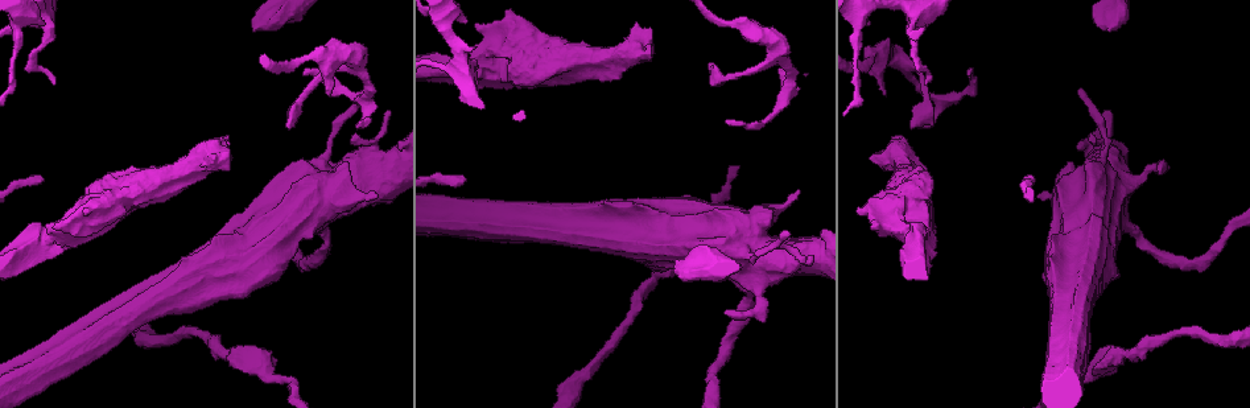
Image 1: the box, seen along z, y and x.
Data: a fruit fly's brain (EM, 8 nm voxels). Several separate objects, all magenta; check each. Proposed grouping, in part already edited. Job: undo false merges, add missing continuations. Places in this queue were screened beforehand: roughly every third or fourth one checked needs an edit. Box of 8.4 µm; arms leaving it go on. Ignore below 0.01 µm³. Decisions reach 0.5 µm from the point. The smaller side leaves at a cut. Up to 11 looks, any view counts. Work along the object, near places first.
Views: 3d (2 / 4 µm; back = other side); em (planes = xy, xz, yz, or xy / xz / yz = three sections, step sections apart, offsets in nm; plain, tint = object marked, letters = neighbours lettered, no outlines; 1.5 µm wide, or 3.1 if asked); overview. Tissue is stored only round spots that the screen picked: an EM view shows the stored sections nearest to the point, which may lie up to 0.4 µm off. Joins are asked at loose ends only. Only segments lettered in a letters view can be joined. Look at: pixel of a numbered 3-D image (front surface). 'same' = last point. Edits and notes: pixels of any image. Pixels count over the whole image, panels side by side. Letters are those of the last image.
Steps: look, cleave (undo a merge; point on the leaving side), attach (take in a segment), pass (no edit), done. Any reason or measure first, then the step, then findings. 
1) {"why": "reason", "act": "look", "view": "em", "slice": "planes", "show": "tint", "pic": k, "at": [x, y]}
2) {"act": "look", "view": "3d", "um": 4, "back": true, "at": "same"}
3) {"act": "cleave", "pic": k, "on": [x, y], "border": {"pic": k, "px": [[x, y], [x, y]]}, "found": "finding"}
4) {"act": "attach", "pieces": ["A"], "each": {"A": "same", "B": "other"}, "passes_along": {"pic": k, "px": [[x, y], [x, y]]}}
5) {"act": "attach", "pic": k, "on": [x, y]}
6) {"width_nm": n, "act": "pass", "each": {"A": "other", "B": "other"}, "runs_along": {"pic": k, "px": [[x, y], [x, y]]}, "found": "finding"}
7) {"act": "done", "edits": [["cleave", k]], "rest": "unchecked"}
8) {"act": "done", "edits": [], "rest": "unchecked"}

{"act": "look", "view": "em", "slice": "planes", "show": "plain", "pic": 1, "at": [355, 136]}

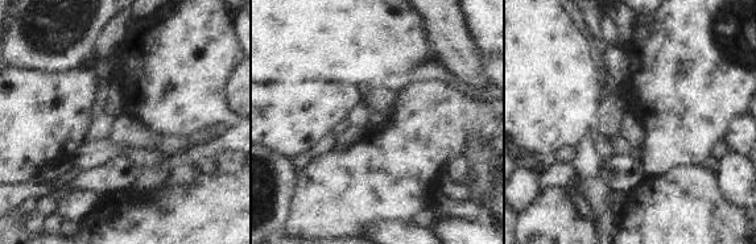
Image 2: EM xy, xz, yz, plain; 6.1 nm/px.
{"act": "look", "view": "em", "slice": "planes", "show": "letters", "at": "same"}

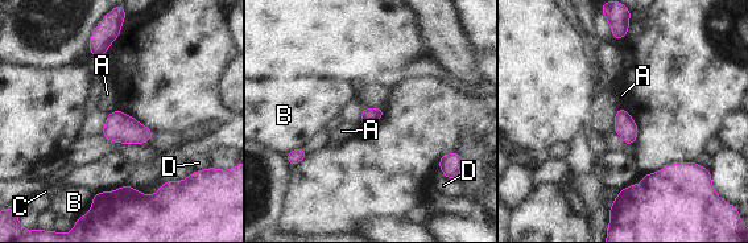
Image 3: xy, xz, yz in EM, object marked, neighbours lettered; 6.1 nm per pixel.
{"act": "pass", "each": {"A": "other", "B": "other", "C": "other", "D": "other"}, "border": {"pic": 3, "px": [[116, 108], [108, 115]]}, "found": "none of them fits"}

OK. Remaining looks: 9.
{"why": "calibre changes", "act": "look", "view": "3d", "um": 2, "pic": 1, "at": [871, 58]}

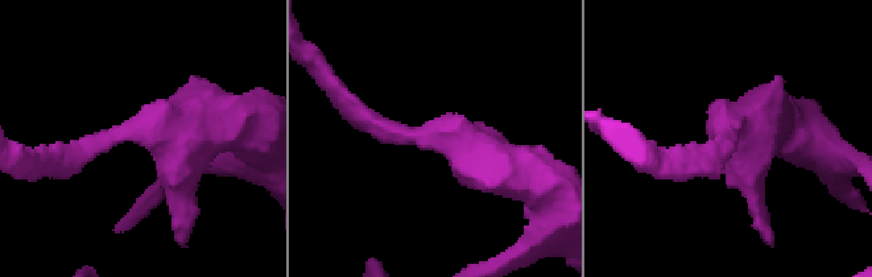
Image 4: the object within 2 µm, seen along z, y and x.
{"act": "look", "view": "em", "slice": "yz", "step": 4, "show": "tint", "pic": 4, "at": [732, 127]}

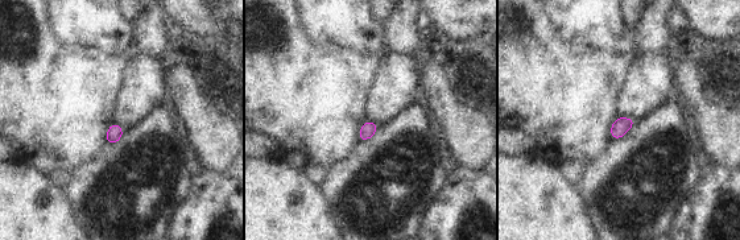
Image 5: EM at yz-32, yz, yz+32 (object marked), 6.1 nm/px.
{"why": "cut it another way", "act": "look", "view": "em", "slice": "planes", "show": "letters", "at": "same"}

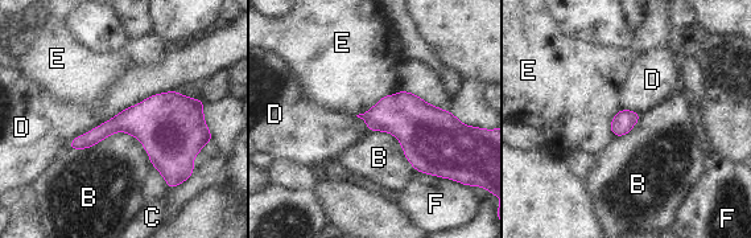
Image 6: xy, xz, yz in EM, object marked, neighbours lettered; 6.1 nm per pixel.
{"longest_contact_nm": ["D", 700], "act": "pass", "each": {"B": "other", "C": "other", "D": "other", "E": "other", "F": "other"}, "border": {"pic": 6, "px": [[174, 90], [123, 109], [70, 143]]}, "found": "one neuron here"}

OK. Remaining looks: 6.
{"why": "tapers out", "act": "look", "view": "em", "slice": "planes", "show": "letters", "pic": 1, "at": [288, 130]}

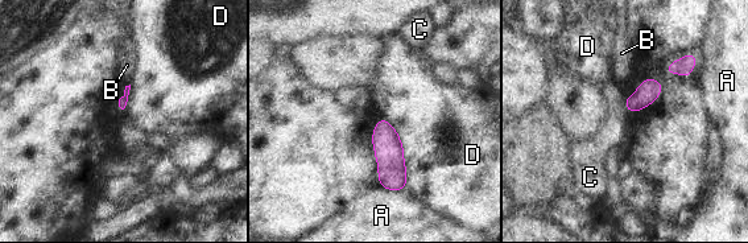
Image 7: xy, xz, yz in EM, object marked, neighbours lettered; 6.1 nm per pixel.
{"act": "pass", "each": {"A": "other", "B": "other", "C": "other", "D": "other"}, "border": {"pic": 7, "px": [[624, 97], [628, 112]]}, "found": "none of them fits"}

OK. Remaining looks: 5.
{"why": "thin end", "act": "look", "view": "3d", "um": 2, "pic": 1, "at": [926, 85]}

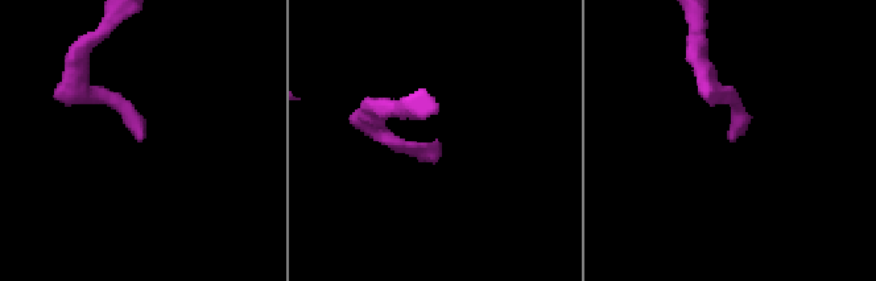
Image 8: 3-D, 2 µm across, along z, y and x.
{"act": "look", "view": "em", "slice": "yz", "step": 8, "show": "letters", "pic": 8, "at": [436, 139]}

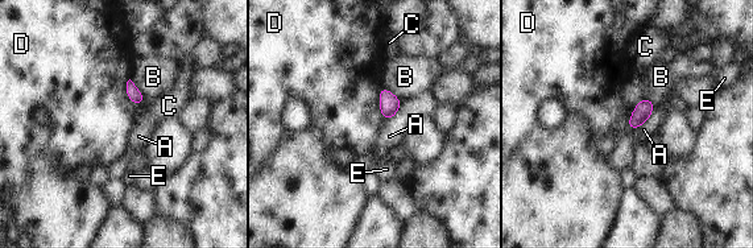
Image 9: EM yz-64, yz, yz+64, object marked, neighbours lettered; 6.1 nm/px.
{"width_nm": 110, "act": "pass", "each": {"A": "other", "B": "other", "C": "other", "D": "other", "E": "other"}, "border": {"pic": 9, "px": [[128, 79], [127, 95], [137, 106]]}, "found": "no lettered segment goes on from it"}

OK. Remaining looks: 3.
{"act": "done", "edits": [], "rest": "unchecked"}

